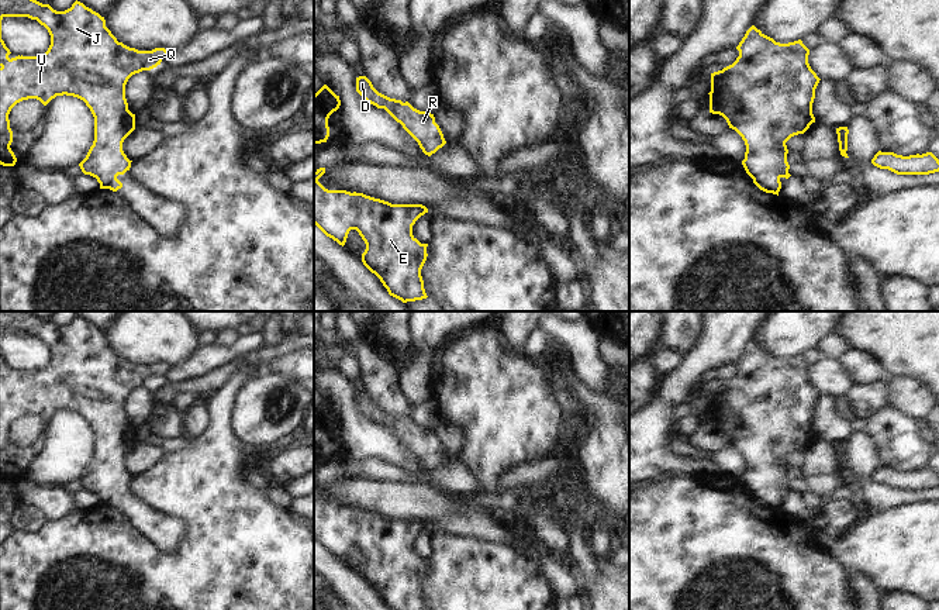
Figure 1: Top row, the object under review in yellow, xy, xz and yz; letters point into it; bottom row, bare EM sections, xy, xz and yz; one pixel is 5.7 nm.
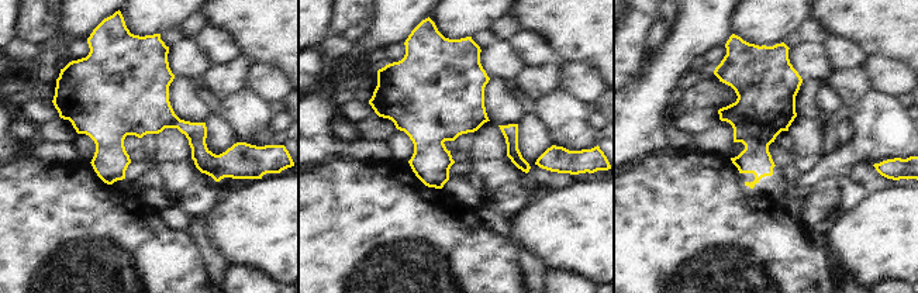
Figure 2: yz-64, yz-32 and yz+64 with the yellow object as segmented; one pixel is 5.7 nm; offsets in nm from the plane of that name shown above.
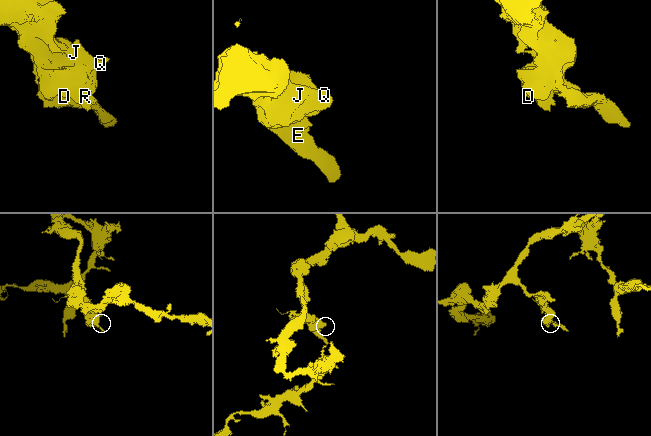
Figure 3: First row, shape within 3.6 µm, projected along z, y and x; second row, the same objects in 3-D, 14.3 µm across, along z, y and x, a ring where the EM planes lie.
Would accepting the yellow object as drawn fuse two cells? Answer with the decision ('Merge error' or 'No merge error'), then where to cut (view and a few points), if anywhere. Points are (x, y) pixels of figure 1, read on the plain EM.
No merge error. No split

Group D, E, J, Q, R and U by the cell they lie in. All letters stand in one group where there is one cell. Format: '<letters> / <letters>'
D E J Q R U

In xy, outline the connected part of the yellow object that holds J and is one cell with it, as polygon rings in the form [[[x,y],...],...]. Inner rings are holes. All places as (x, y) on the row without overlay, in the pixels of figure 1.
[[[0,311],[0,480],[14,482],[17,478],[10,463],[13,447],[8,435],[17,418],[37,414],[46,421],[56,411],[73,411],[83,416],[94,432],[94,456],[79,482],[84,490],[97,494],[100,504],[117,507],[122,503],[117,492],[130,486],[132,478],[124,469],[122,458],[135,445],[135,430],[128,425],[125,400],[132,390],[160,380],[168,369],[165,363],[138,366],[118,358],[106,342],[104,332],[77,316],[70,324],[56,327],[30,311]],[[4,332],[37,335],[51,351],[48,366],[37,372],[18,371],[10,375],[11,368],[1,355]]]

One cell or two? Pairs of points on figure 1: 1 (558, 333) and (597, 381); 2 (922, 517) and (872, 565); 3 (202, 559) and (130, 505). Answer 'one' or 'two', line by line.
1: one
2: one
3: two

